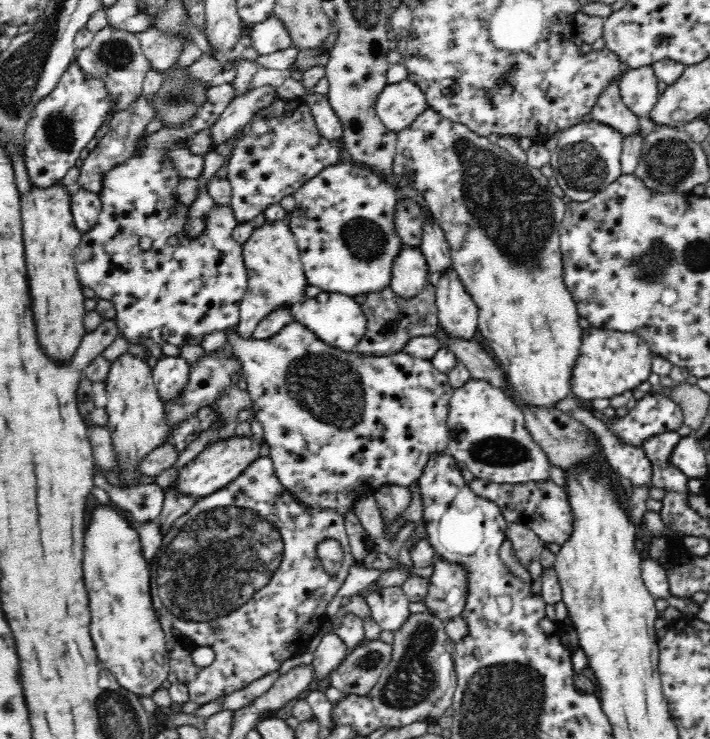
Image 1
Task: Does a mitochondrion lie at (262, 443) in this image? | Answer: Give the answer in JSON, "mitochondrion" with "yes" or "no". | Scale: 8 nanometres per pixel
{"mitochondrion":"no"}

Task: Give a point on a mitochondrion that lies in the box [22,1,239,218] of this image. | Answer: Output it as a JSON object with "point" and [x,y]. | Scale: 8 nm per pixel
{"point":[59,127]}

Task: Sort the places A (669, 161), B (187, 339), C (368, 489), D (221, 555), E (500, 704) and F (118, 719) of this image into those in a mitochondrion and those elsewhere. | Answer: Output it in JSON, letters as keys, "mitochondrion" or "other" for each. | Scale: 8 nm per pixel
{"A":"mitochondrion","B":"other","C":"other","D":"mitochondrion","E":"mitochondrion","F":"mitochondrion"}

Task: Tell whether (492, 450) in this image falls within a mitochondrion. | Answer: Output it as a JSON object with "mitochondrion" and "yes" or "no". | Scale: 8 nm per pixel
{"mitochondrion":"yes"}

